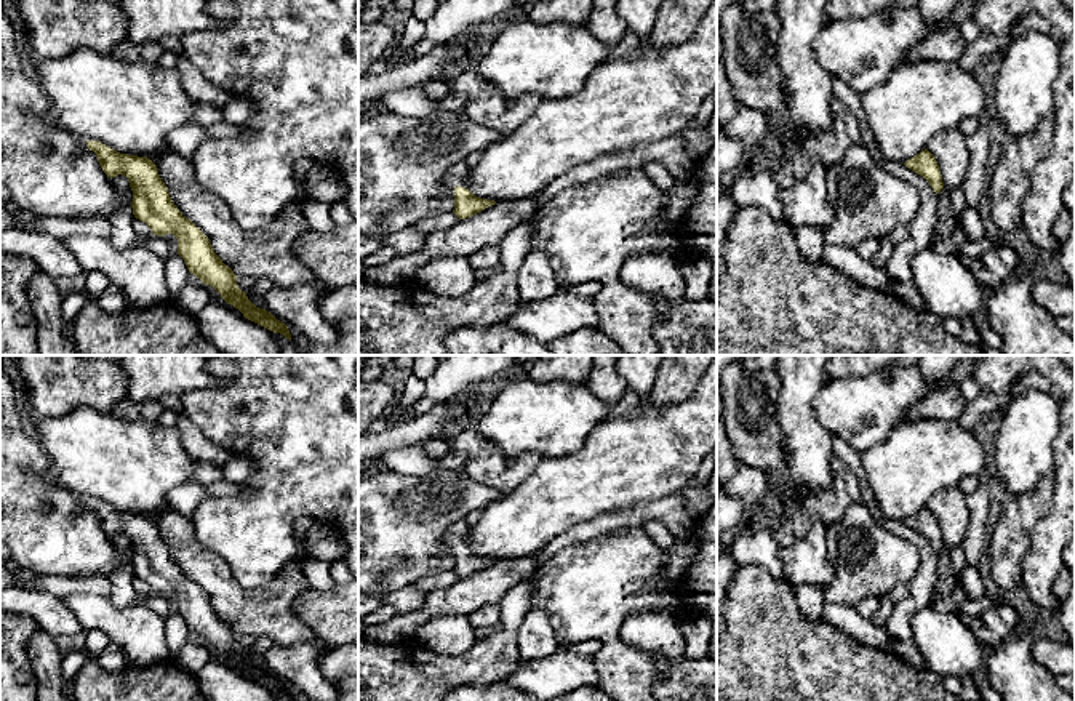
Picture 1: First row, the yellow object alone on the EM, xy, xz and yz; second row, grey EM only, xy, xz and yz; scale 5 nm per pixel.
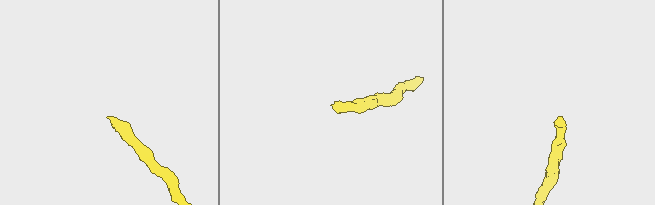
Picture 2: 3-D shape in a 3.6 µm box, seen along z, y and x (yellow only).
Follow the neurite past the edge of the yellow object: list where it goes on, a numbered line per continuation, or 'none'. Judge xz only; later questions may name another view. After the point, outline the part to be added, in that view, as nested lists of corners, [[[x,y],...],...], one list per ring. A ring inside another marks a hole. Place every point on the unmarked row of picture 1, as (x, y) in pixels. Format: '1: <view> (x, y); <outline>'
none

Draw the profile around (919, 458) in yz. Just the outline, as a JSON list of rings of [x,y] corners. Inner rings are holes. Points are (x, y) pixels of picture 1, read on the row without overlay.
[[[918,419],[899,423],[880,445],[862,451],[861,459],[883,517],[905,522],[936,491],[957,487],[963,477],[984,477],[987,456],[976,432],[961,427],[958,419]]]

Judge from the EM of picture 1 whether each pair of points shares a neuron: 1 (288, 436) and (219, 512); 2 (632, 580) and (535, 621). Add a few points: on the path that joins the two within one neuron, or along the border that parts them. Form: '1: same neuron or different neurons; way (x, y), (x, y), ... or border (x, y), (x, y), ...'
1: same neuron; way (288, 461), (288, 468), (245, 511)
2: different neurons; border (530, 607), (539, 607), (551, 620), (559, 647)

